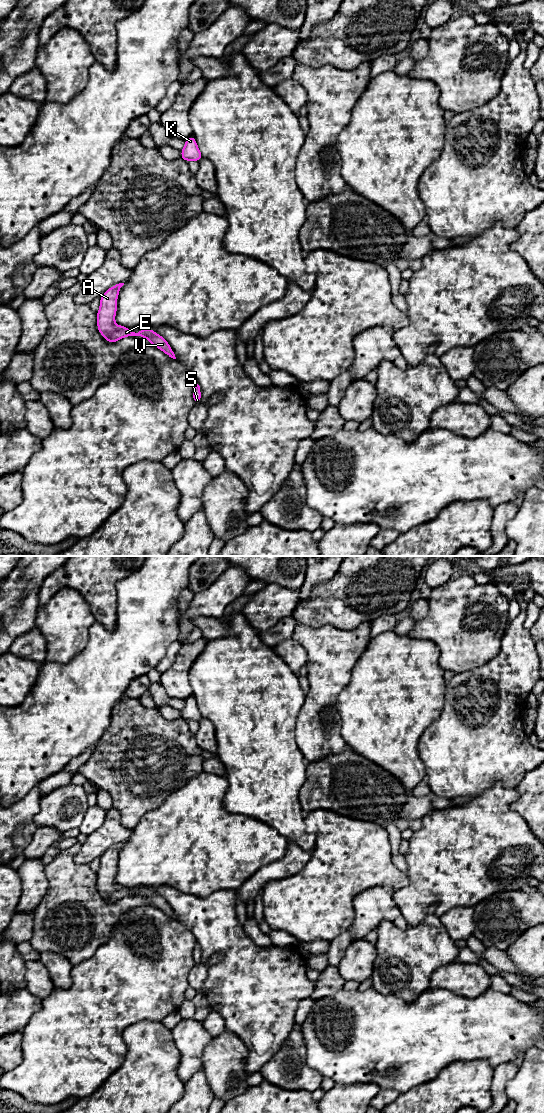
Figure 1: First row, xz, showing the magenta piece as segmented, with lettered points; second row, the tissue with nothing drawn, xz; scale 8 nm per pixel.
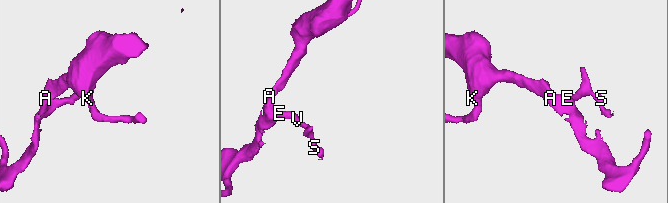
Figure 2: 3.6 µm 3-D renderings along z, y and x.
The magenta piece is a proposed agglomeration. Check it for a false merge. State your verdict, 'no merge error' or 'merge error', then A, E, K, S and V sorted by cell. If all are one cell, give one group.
no merge error | A E K S V

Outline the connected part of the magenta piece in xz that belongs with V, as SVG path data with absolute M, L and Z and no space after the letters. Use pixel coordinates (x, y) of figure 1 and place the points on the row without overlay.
M119 843L110 847L100 857L100 868L97 871L97 888L100 894L109 903L115 903L118 900L128 896L144 897L150 901L152 906L159 908L169 917L176 919L172 908L165 898L155 893L152 889L146 887L135 893L131 891L130 888L115 884L117 858L119 855L119 850L123 845L124 843Z

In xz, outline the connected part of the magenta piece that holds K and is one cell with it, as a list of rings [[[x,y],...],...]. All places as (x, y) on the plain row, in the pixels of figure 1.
[[[193,696],[185,699],[185,706],[181,710],[181,719],[185,721],[200,721],[202,714],[197,706],[196,699]]]

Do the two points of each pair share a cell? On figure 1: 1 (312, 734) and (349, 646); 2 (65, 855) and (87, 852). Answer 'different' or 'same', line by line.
1: same
2: different

